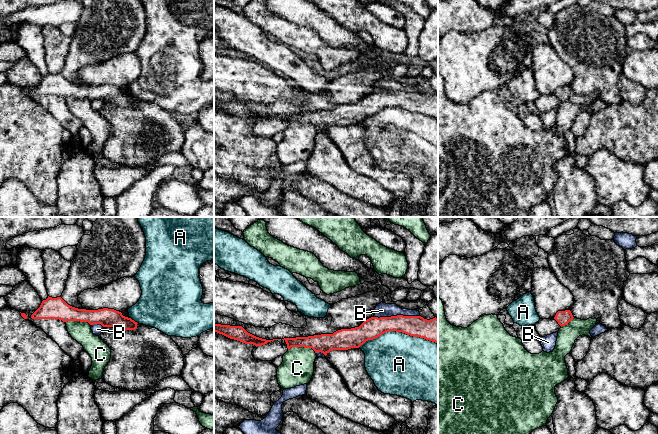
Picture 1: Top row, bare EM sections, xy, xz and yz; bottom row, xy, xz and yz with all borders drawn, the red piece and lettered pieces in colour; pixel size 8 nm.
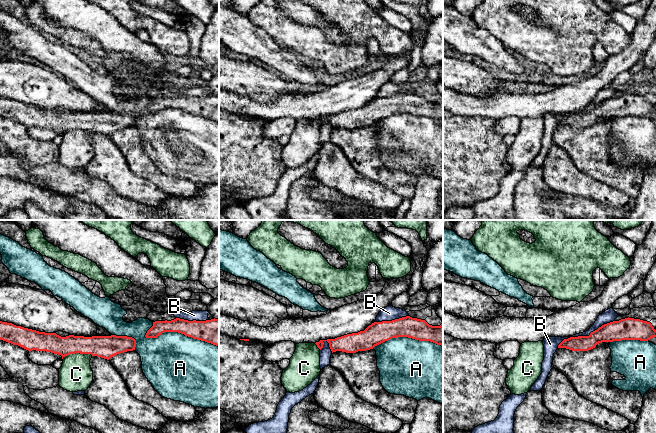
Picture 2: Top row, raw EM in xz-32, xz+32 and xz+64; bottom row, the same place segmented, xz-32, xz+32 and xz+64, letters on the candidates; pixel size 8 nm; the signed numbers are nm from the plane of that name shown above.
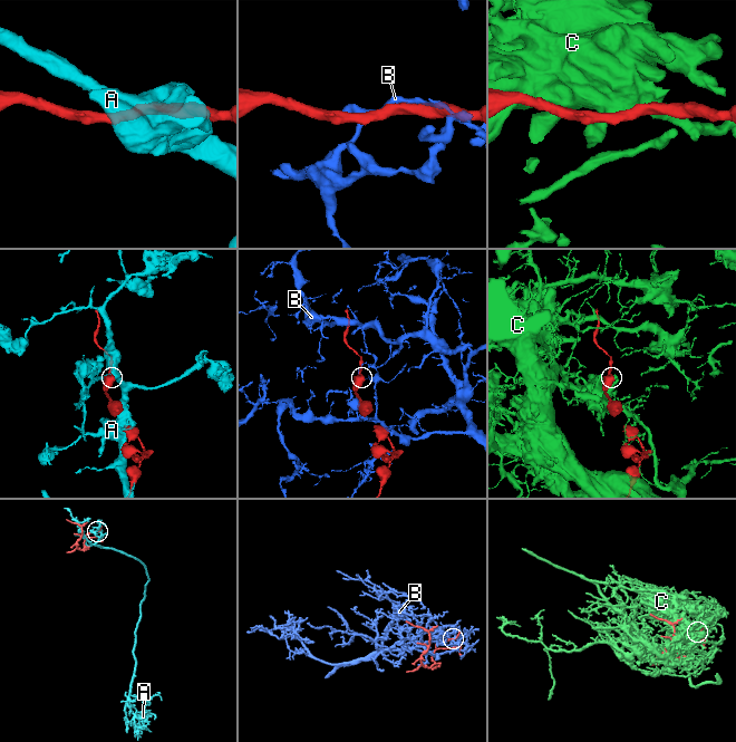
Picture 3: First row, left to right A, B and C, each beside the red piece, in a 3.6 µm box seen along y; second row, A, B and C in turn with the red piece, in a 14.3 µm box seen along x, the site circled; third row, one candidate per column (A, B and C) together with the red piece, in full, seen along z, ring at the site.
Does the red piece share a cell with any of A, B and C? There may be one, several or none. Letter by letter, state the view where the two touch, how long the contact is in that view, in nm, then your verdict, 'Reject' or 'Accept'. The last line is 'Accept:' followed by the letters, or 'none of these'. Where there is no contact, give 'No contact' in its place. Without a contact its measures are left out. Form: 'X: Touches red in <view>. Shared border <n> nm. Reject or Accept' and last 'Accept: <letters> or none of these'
A: Touches red in xz. Shared border 650 nm. Reject
B: Touches red in xz. Shared border 360 nm. Reject
C: Touches red in xz. Shared border 220 nm. Reject
Accept: none of these

